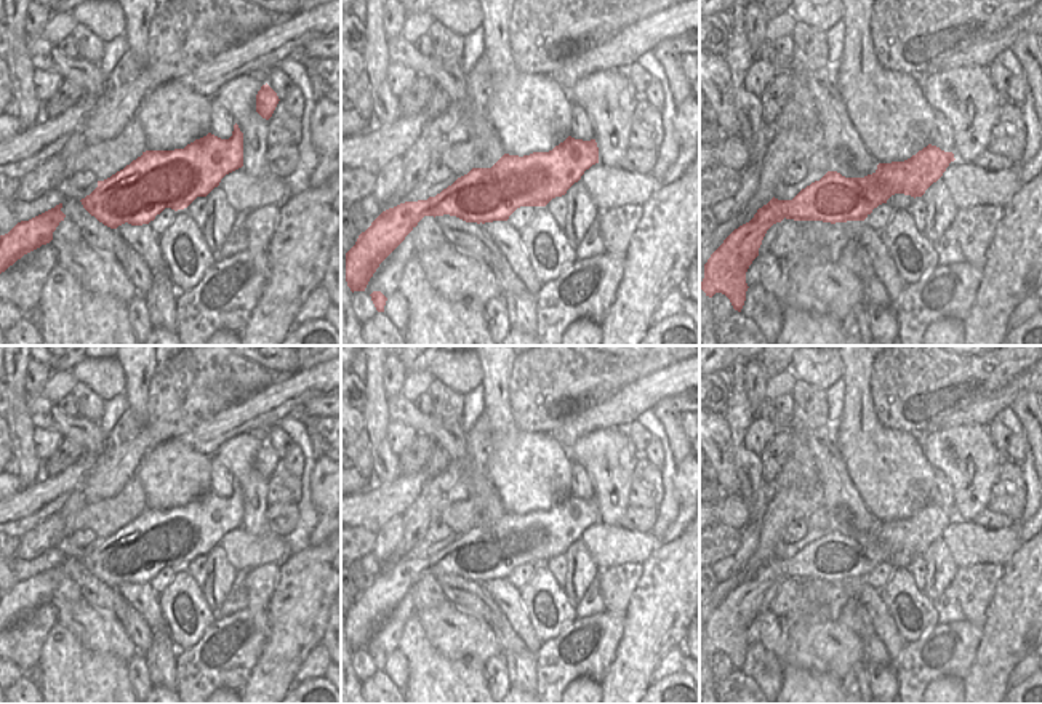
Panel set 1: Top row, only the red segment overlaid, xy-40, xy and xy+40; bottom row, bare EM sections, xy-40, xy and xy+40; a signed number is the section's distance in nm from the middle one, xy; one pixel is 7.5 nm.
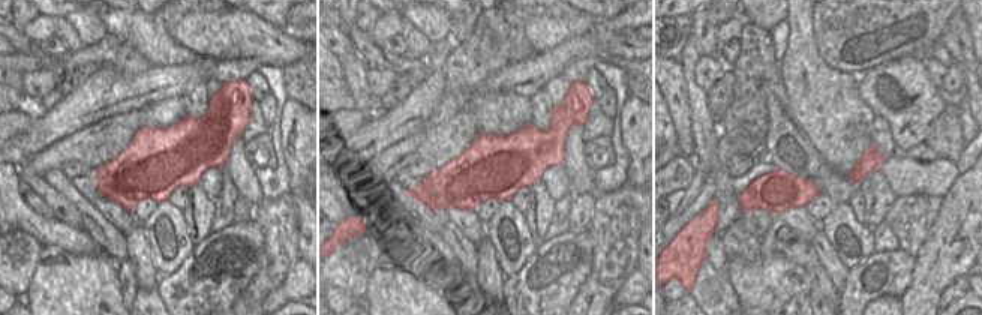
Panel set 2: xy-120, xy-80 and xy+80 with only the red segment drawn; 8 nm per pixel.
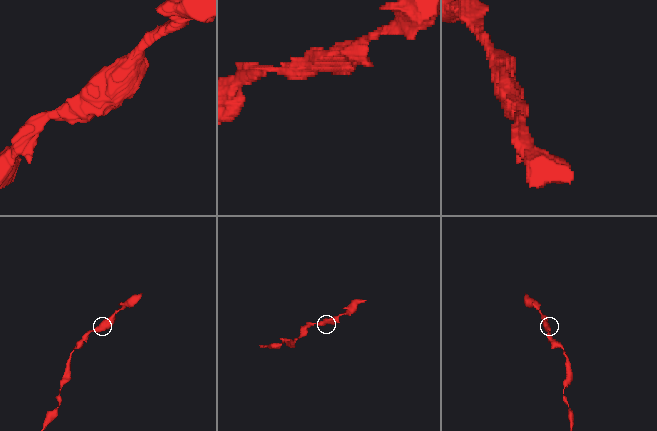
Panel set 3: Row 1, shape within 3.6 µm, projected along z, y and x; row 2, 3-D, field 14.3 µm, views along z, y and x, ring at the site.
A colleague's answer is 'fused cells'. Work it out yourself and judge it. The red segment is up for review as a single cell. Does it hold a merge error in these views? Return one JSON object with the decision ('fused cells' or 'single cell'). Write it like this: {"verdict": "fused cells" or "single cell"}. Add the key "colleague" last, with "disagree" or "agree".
{"verdict": "single cell", "colleague": "disagree"}

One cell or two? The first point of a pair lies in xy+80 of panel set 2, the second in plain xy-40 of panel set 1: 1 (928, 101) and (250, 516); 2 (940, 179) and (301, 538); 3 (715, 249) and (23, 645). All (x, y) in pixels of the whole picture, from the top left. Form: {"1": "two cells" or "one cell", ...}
{"1": "one cell", "2": "two cells", "3": "two cells"}

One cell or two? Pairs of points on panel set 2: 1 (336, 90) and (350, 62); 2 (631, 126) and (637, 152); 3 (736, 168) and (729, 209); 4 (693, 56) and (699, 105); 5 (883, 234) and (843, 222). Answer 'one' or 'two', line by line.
1: two
2: one
3: two
4: one
5: two

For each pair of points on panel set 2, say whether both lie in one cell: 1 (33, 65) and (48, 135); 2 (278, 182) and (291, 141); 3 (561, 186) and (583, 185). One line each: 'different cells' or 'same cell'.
1: different cells
2: different cells
3: different cells

